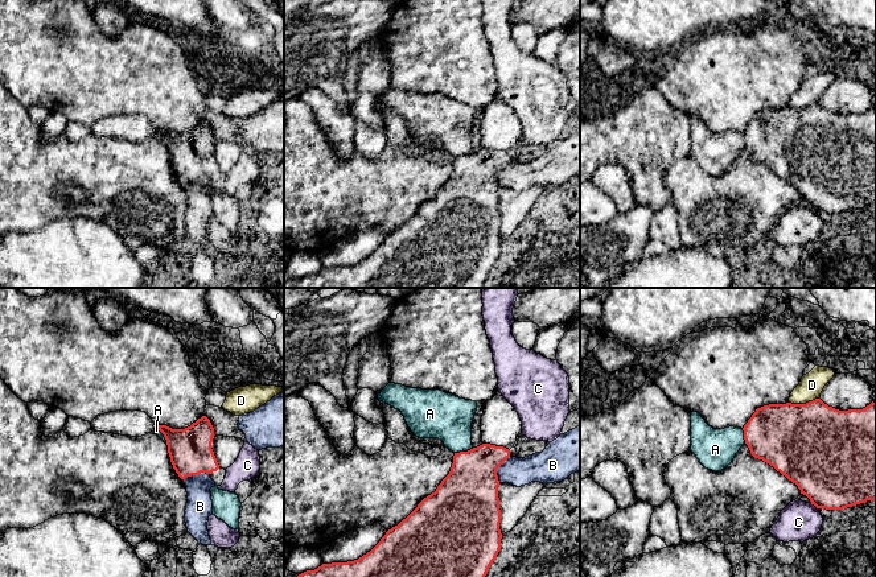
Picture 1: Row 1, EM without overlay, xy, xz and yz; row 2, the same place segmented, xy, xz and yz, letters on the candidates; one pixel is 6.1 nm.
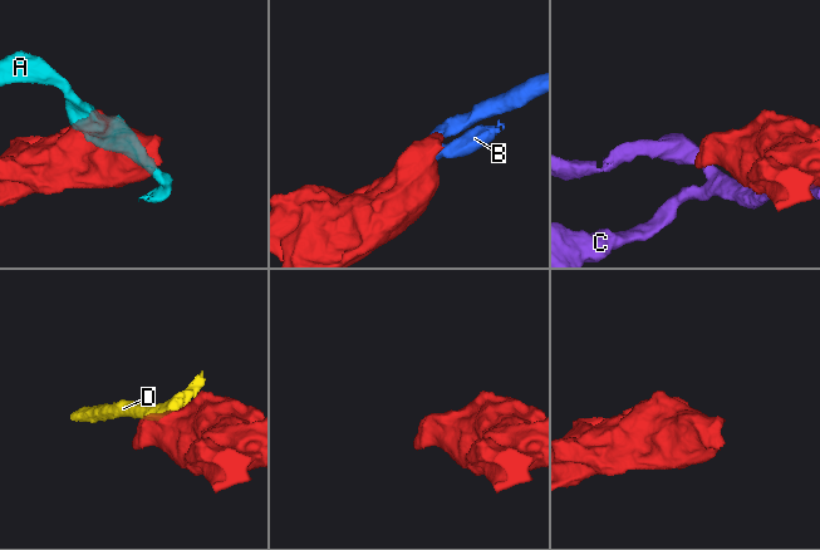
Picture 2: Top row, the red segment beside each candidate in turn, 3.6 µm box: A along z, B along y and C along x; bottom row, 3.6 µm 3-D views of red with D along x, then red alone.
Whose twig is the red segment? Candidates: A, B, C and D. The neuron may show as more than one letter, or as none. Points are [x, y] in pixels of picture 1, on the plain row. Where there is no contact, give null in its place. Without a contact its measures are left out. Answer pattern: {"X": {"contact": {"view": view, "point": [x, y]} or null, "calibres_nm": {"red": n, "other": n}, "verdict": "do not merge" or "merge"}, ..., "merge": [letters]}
{"A": {"contact": {"view": "xz", "point": [464, 156]}, "calibres_nm": {"red": 340, "other": 280}, "verdict": "do not merge"}, "B": {"contact": {"view": "xz", "point": [497, 172]}, "calibres_nm": {"red": 360, "other": 180}, "verdict": "do not merge"}, "C": {"contact": {"view": "yz", "point": [814, 209]}, "calibres_nm": {"red": 480, "other": 240}, "verdict": "do not merge"}, "D": {"contact": {"view": "yz", "point": [803, 108]}, "calibres_nm": {"red": 500, "other": 150}, "verdict": "do not merge"}, "merge": []}

